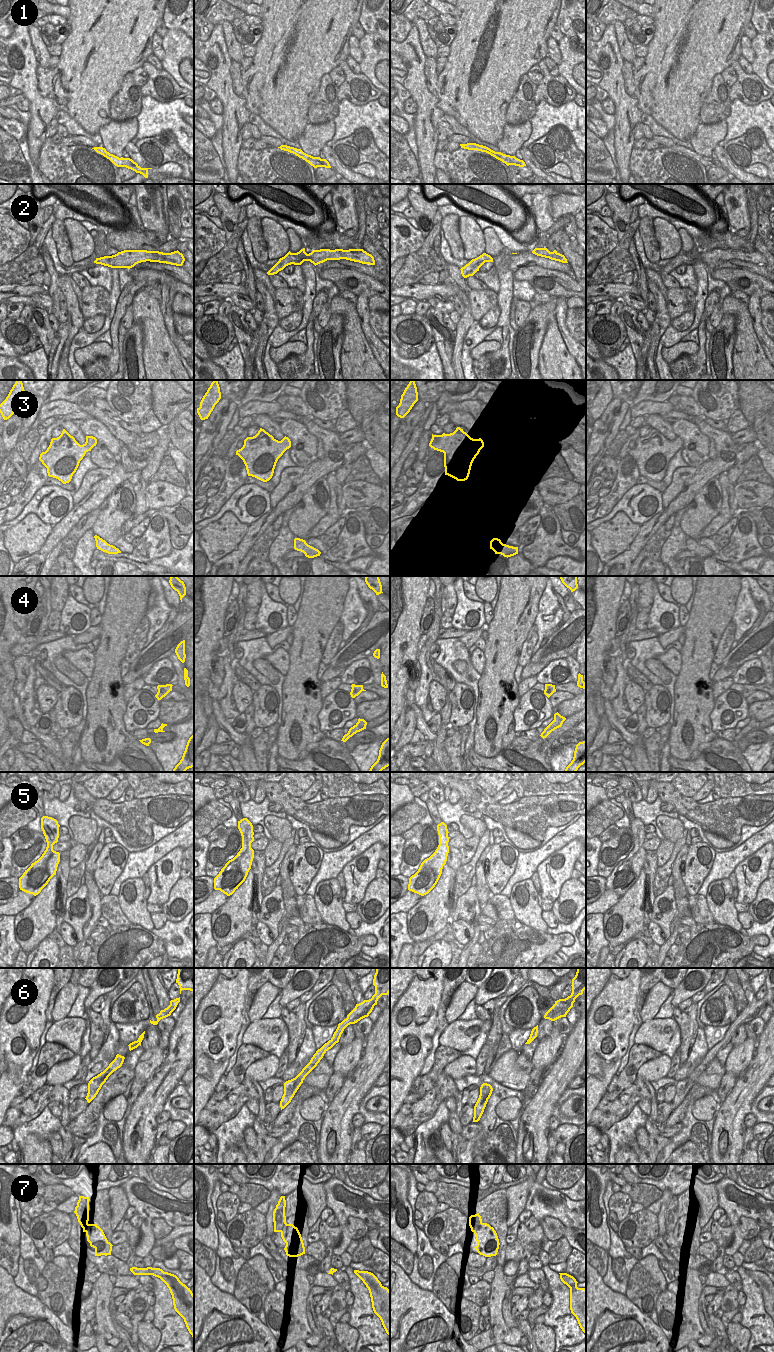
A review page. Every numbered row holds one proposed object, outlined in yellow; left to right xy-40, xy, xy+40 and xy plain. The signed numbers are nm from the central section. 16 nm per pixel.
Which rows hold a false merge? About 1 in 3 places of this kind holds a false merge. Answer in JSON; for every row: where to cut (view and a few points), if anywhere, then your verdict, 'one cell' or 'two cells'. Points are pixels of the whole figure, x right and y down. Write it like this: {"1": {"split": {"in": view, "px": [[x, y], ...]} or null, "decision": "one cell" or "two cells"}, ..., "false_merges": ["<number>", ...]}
{"1": {"split": null, "decision": "one cell"}, "2": {"split": null, "decision": "one cell"}, "3": {"split": null, "decision": "one cell"}, "4": {"split": null, "decision": "one cell"}, "5": {"split": null, "decision": "one cell"}, "6": {"split": null, "decision": "one cell"}, "7": {"split": null, "decision": "one cell"}, "false_merges": []}

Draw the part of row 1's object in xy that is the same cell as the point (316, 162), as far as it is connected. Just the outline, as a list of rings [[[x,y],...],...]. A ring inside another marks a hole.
[[[281,145],[278,148],[295,154],[299,158],[302,158],[303,160],[308,162],[314,168],[317,168],[317,167],[331,168],[329,162],[326,159],[321,159],[320,157],[313,157],[311,155],[304,153],[301,149],[297,149],[294,147],[287,146],[287,145]]]

